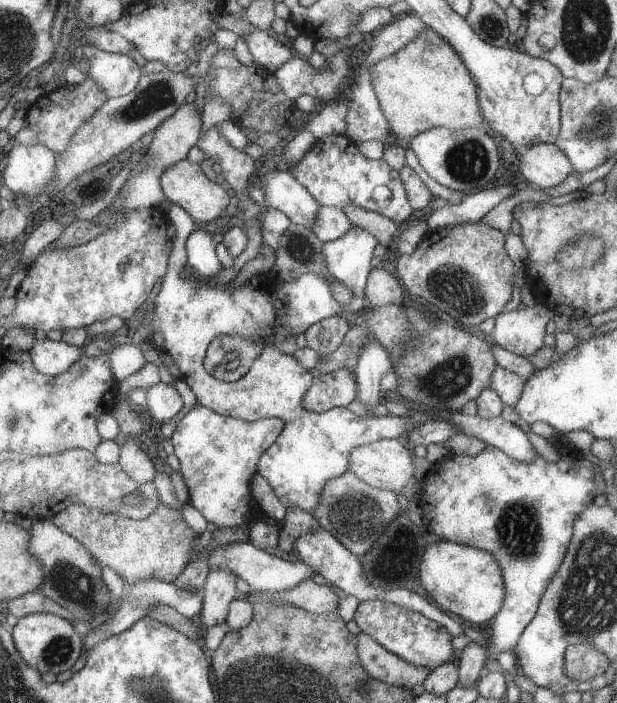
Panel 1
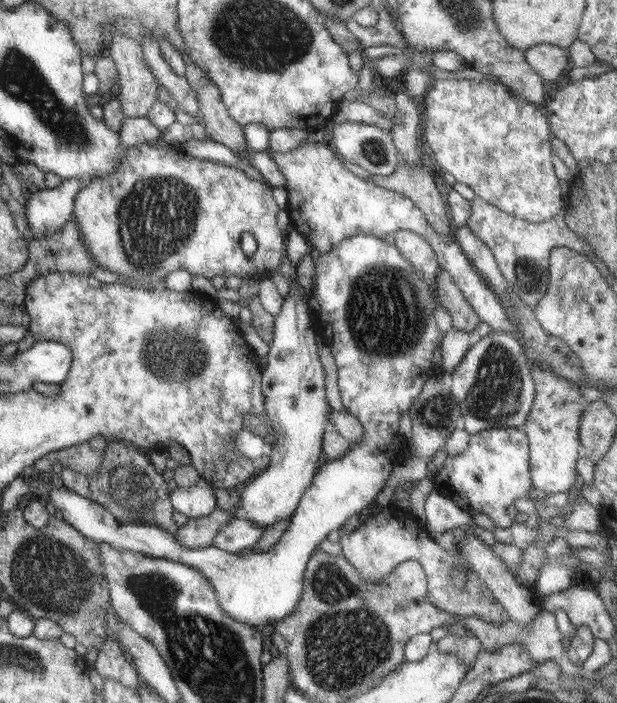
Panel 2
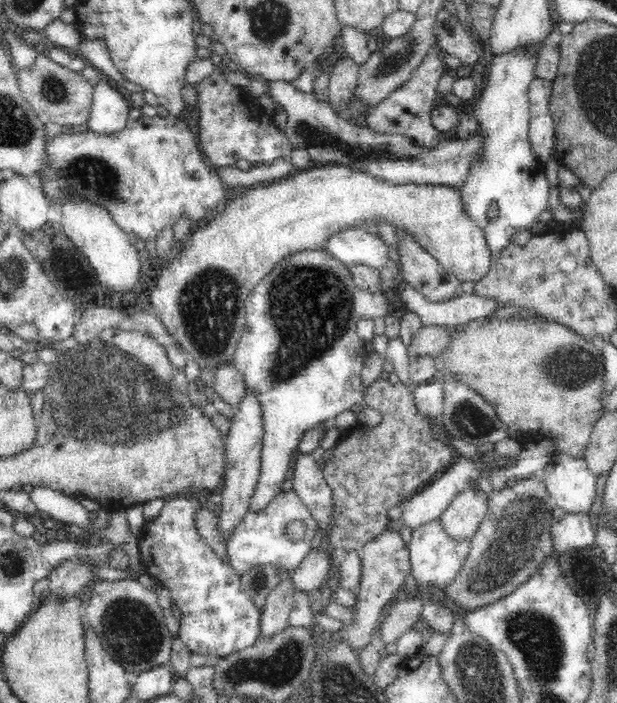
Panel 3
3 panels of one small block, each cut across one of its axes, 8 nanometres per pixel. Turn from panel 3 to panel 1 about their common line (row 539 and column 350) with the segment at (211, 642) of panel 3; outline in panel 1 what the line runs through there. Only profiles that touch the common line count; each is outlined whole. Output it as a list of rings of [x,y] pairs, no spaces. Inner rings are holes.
[[[345,134],[317,140],[298,164],[287,165],[286,169],[305,185],[321,206],[343,209],[352,203],[352,206],[377,212],[401,225],[414,212],[399,171],[394,170],[383,158],[366,158],[358,150],[358,145]]]

